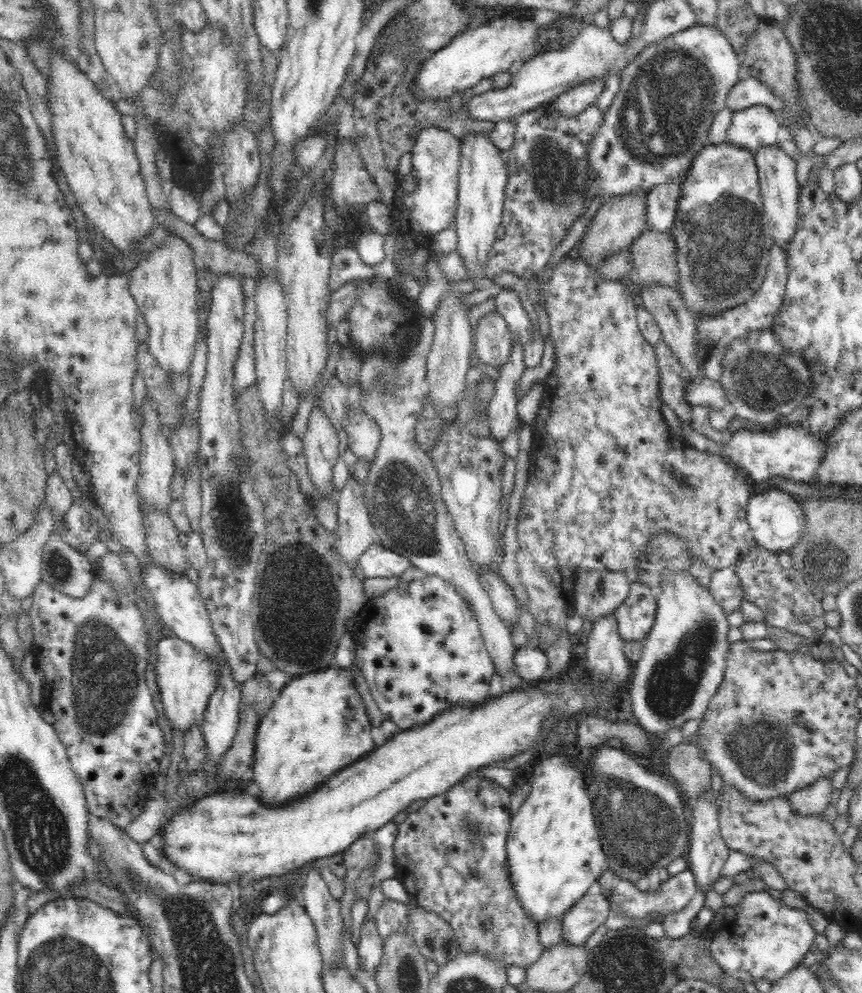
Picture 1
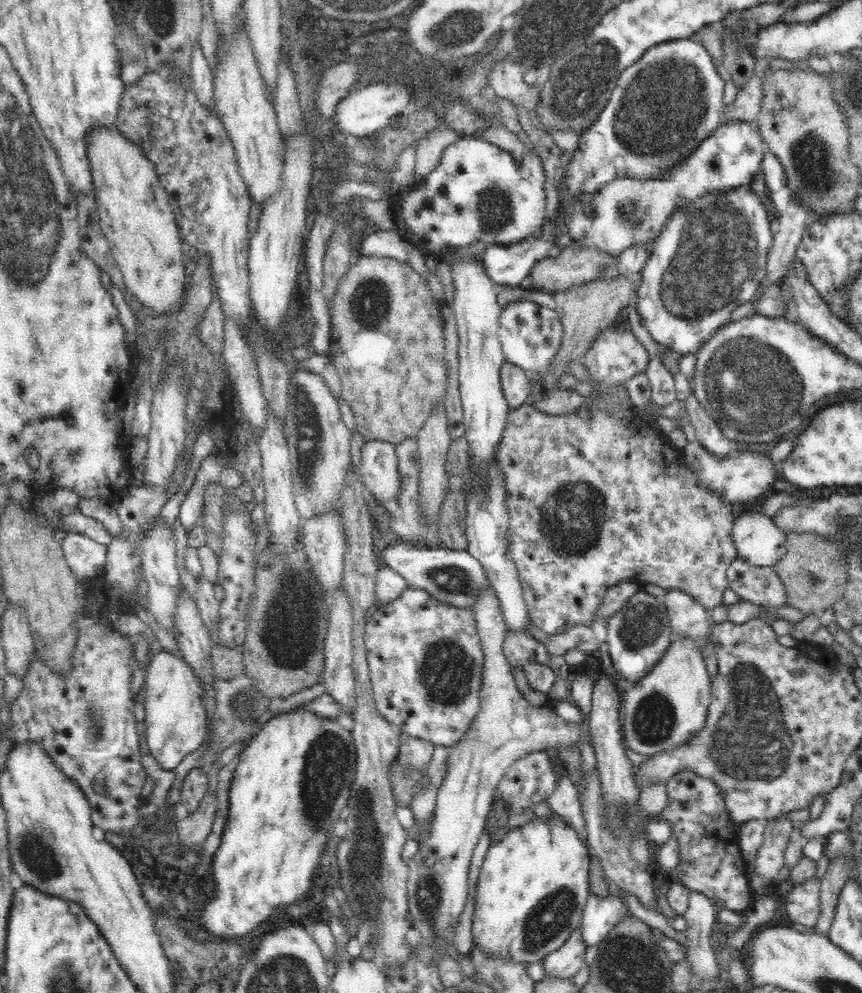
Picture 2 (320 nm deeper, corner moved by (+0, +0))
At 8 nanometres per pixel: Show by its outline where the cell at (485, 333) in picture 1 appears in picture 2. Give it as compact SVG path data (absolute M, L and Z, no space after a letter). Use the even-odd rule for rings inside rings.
M504 359L500 364L499 375L501 390L507 398L509 406L516 408L525 402L527 393L531 389L528 372Z

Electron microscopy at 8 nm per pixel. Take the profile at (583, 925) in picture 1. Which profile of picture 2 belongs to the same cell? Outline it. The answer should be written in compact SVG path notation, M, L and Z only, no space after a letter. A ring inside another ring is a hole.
M576 926L570 936L556 950L550 951L546 960L546 975L556 977L574 977L576 972L586 963L585 938L582 936L582 927Z

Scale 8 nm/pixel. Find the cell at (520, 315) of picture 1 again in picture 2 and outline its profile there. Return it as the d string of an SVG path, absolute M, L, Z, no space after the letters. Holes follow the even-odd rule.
M512 300L501 308L498 322L497 332L505 359L528 373L547 373L546 370L554 363L562 343L563 324L560 310L540 306L532 300Z

